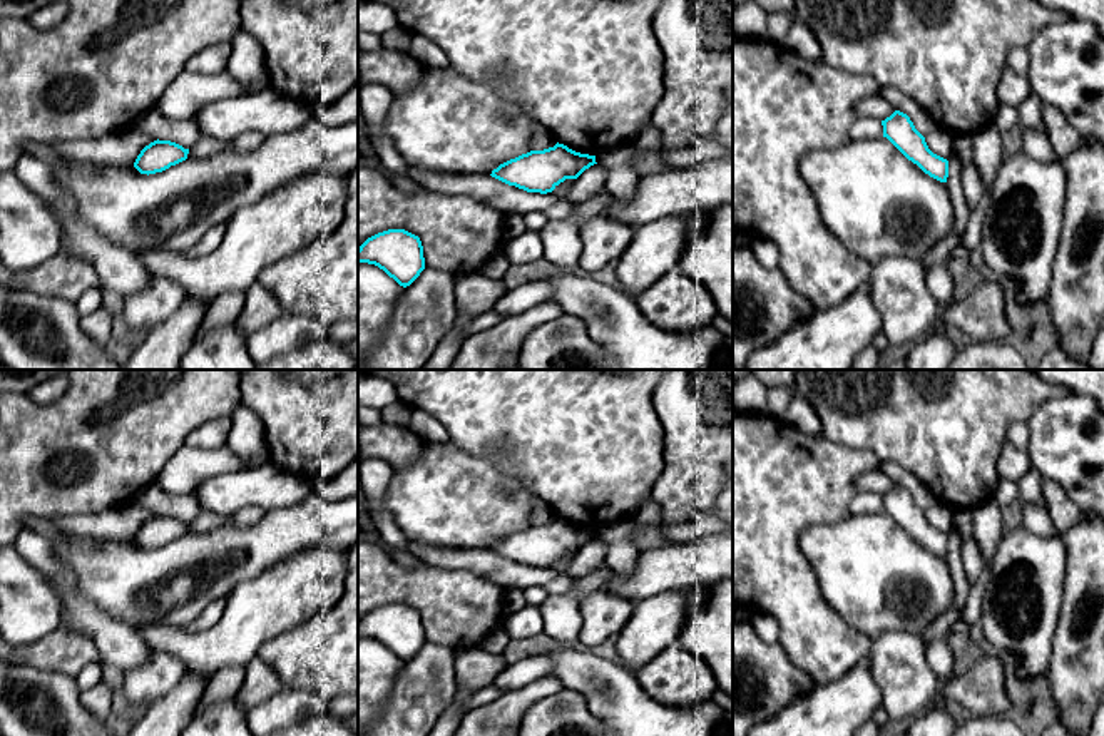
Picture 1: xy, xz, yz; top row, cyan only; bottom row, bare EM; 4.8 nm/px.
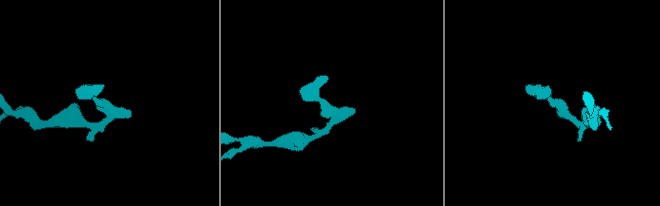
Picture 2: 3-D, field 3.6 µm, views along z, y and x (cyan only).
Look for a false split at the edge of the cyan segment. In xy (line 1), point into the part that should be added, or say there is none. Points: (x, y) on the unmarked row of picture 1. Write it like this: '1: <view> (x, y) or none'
1: none

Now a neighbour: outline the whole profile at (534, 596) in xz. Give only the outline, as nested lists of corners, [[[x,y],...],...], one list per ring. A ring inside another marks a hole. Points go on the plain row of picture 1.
[[[532,585],[524,589],[524,597],[527,606],[542,606],[549,599],[550,592],[549,589],[542,585]]]

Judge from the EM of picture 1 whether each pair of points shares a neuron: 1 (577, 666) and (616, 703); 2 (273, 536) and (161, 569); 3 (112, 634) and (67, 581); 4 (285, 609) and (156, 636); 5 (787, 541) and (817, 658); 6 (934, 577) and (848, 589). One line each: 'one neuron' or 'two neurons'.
1: one neuron
2: one neuron
3: one neuron
4: one neuron
5: one neuron
6: one neuron

